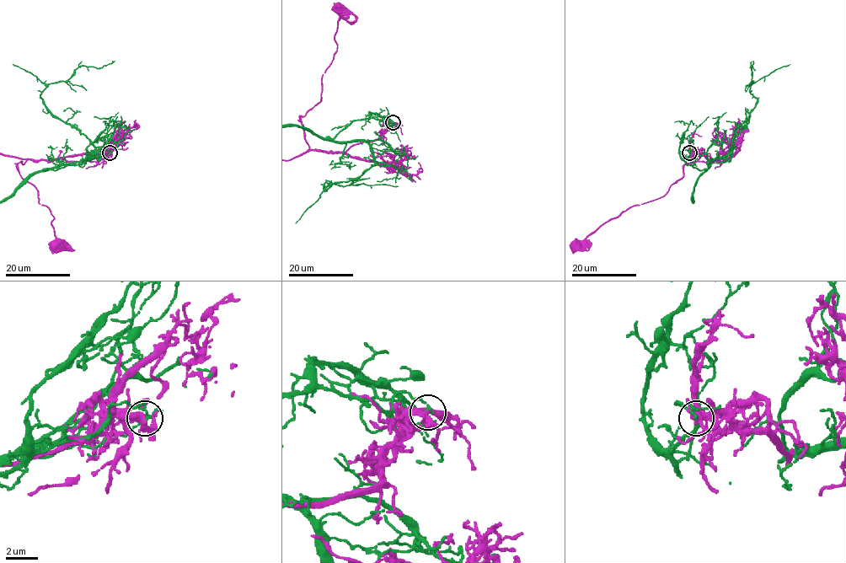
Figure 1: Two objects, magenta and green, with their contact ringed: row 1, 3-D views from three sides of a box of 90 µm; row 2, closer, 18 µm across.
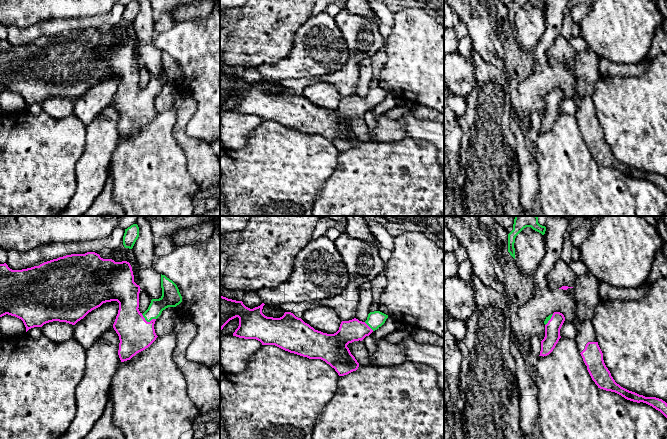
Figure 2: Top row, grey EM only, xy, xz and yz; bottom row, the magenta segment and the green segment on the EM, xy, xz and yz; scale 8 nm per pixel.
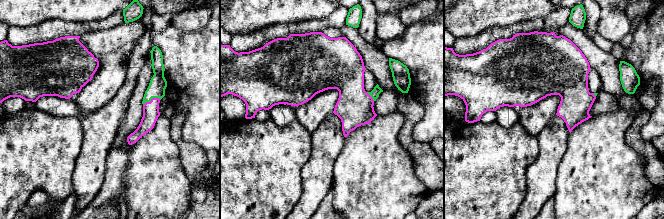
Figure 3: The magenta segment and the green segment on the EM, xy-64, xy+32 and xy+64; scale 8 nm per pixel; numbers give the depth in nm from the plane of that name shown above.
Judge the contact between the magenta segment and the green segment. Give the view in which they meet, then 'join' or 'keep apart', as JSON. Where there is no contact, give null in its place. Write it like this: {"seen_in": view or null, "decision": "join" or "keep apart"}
{"seen_in": "xy", "decision": "keep apart"}

